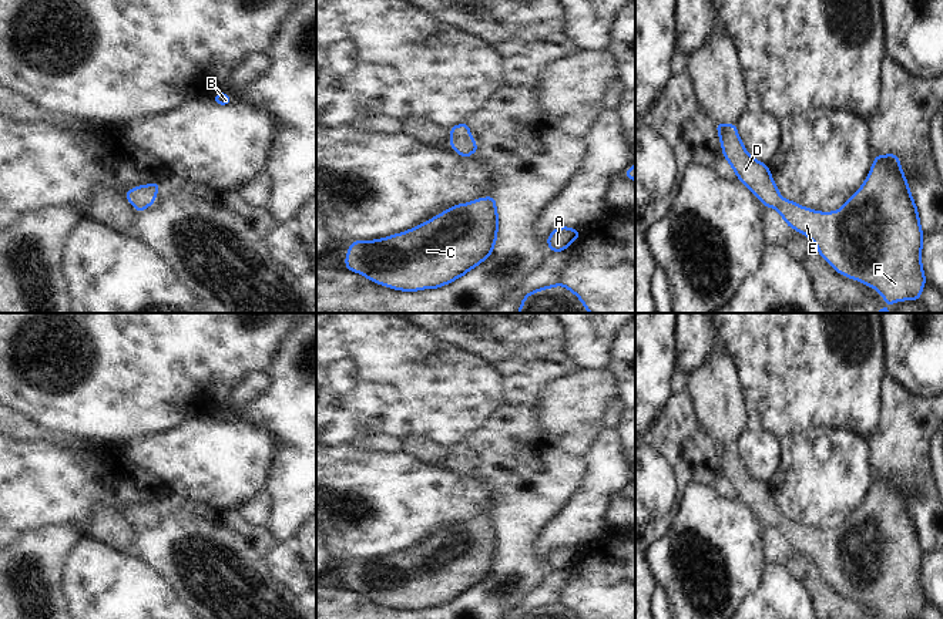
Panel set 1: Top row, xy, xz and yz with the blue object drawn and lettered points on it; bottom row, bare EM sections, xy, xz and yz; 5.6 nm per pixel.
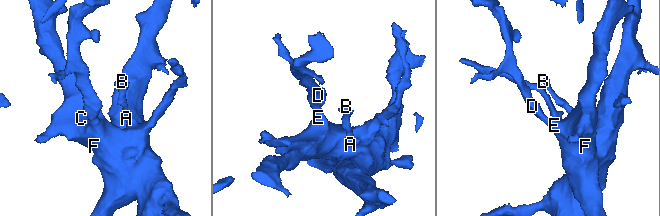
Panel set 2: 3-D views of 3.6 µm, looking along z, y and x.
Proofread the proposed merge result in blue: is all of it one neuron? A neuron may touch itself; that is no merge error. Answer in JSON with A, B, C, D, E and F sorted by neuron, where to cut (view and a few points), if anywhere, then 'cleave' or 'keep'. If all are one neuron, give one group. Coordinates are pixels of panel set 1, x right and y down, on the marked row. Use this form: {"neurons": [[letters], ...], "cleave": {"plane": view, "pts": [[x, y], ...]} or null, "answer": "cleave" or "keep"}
{"neurons": [["A", "B", "C", "D", "E", "F"]], "cleave": null, "answer": "keep"}

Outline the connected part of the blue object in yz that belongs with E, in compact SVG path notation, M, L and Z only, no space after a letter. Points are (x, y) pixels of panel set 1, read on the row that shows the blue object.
M715 122L722 154L736 178L766 206L775 208L789 228L811 238L819 255L840 275L875 287L886 303L919 300L927 283L922 268L922 233L919 212L909 184L900 168L900 158L875 155L865 184L835 212L818 212L781 196L768 164L756 161L745 149L736 124Z

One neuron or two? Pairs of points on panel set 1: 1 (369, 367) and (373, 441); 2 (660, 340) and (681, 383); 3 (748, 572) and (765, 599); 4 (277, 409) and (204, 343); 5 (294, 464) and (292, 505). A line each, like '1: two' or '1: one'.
1: two
2: two
3: two
4: two
5: one

